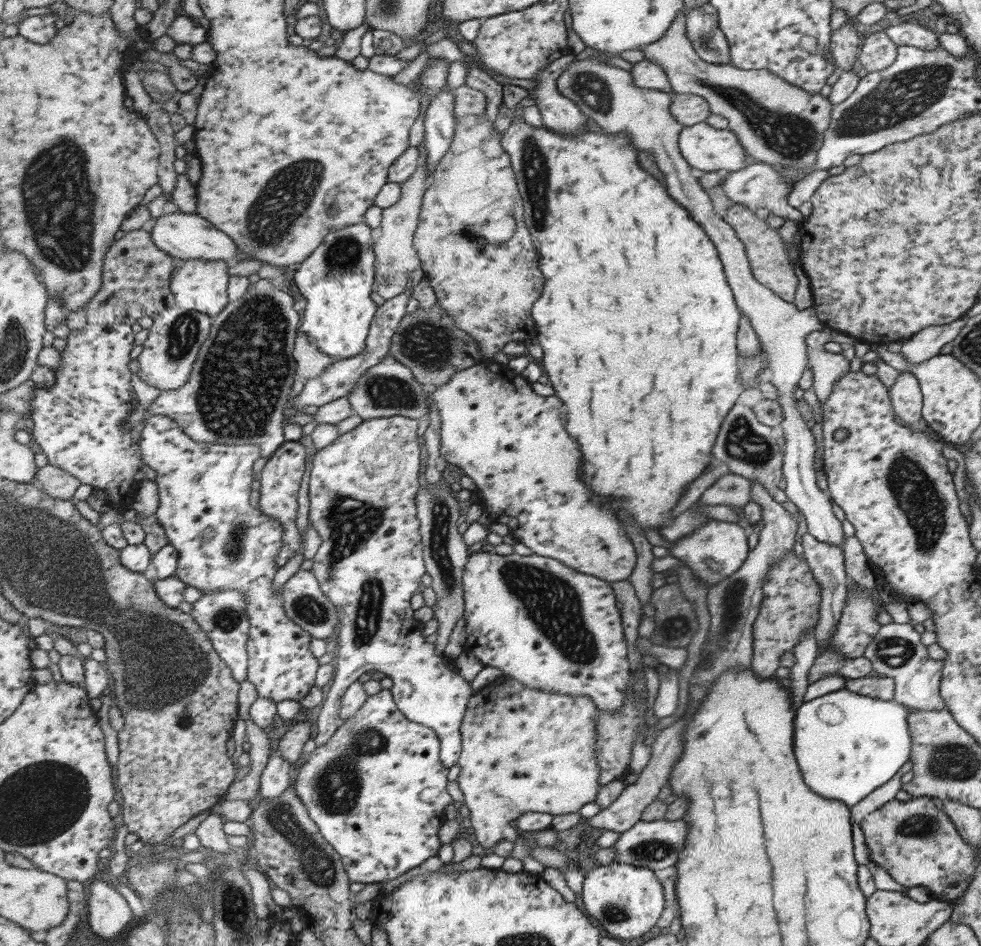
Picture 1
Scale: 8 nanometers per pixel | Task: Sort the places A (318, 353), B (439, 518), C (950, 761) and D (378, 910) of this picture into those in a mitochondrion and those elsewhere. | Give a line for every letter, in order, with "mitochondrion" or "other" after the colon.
A: other
B: mitochondrion
C: mitochondrion
D: other

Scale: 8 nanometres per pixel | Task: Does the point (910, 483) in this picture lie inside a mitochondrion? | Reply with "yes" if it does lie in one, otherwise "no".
yes

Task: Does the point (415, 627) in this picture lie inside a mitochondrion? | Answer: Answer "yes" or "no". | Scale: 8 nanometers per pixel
no

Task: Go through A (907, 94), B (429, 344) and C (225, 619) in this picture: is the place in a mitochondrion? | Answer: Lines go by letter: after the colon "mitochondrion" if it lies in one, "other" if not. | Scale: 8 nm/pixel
A: mitochondrion
B: mitochondrion
C: mitochondrion

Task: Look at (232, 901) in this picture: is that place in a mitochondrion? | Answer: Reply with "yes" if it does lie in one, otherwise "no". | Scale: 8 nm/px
yes

